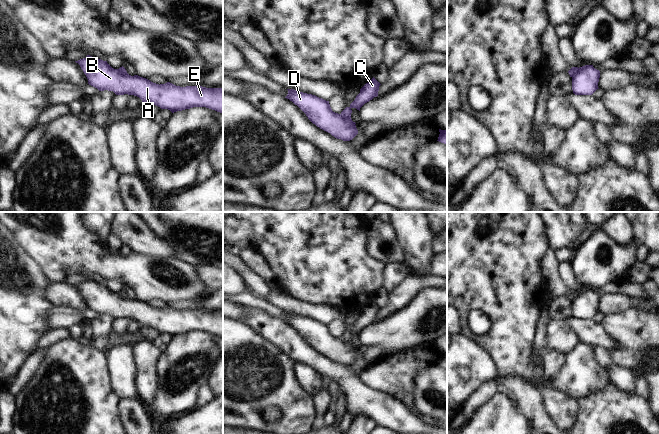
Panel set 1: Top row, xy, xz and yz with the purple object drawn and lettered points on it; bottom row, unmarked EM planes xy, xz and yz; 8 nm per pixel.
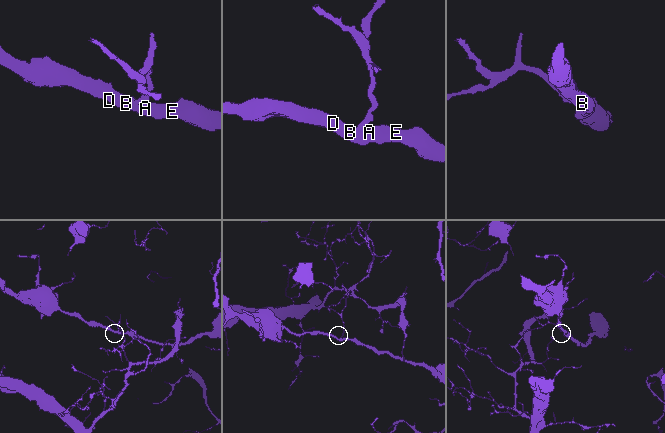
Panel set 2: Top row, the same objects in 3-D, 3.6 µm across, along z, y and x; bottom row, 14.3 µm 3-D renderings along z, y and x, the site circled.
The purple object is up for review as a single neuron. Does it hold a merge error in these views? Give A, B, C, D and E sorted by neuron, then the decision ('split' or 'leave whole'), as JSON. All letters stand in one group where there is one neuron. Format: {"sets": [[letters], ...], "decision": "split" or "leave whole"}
{"sets": [["A", "B", "D", "E"], ["C"]], "decision": "split"}

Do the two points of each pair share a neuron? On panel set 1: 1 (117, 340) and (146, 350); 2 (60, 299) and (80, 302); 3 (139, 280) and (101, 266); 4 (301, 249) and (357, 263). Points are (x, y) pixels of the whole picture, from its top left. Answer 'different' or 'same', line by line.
1: different
2: same
3: same
4: same

